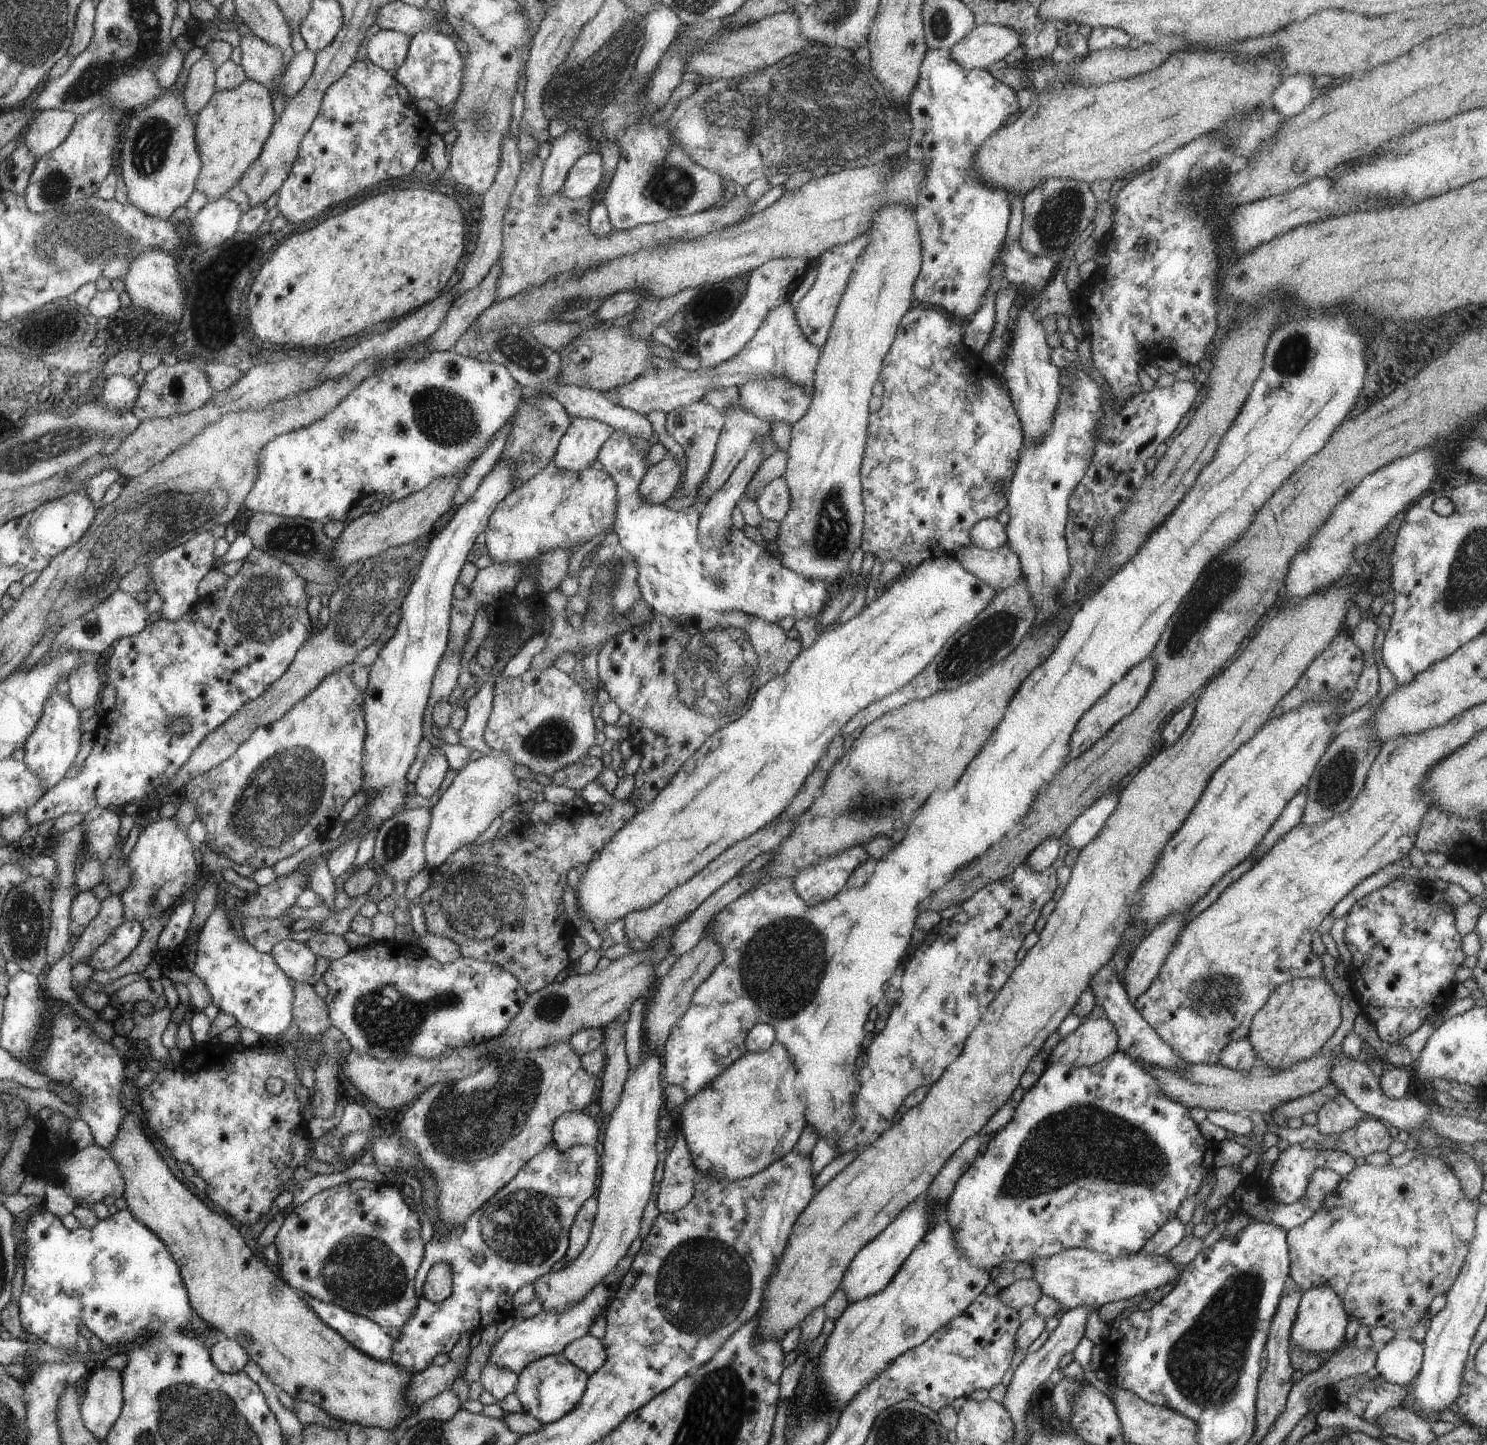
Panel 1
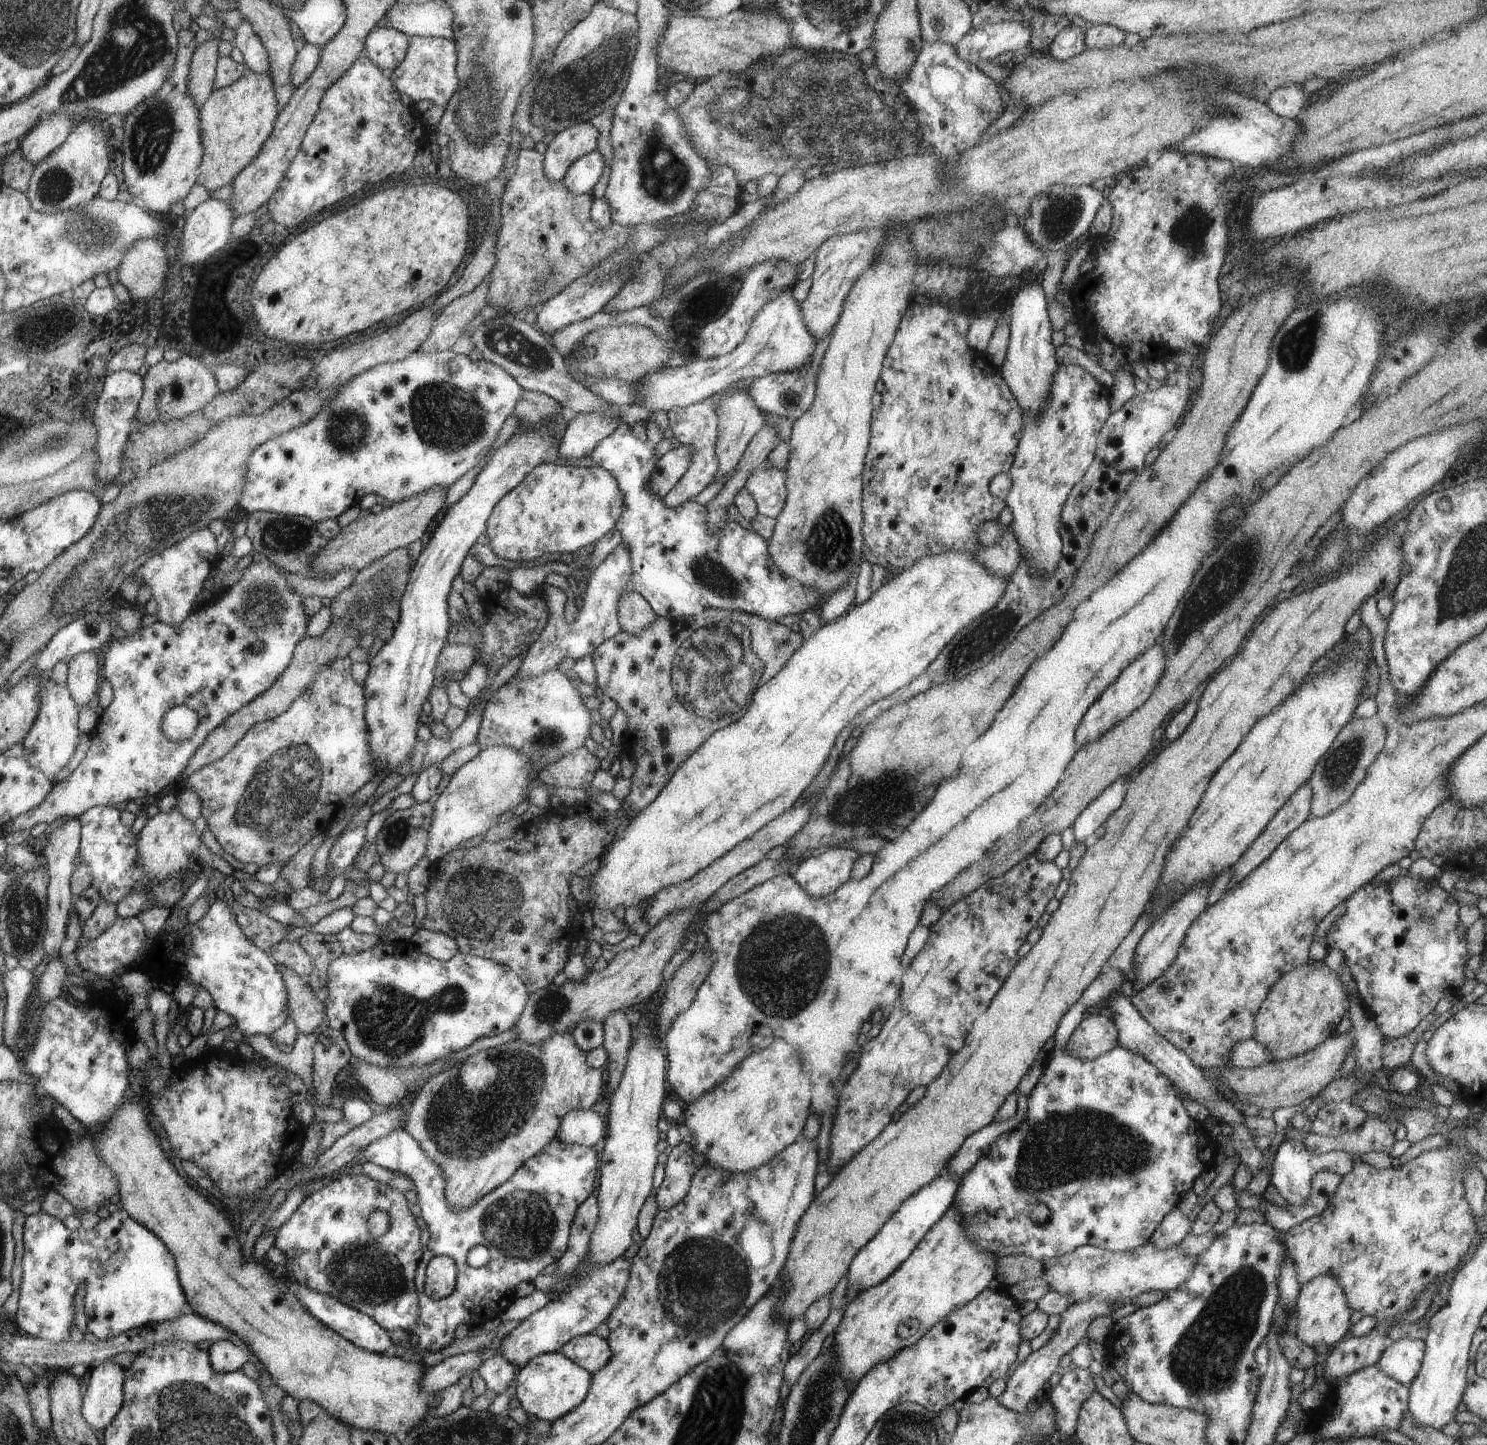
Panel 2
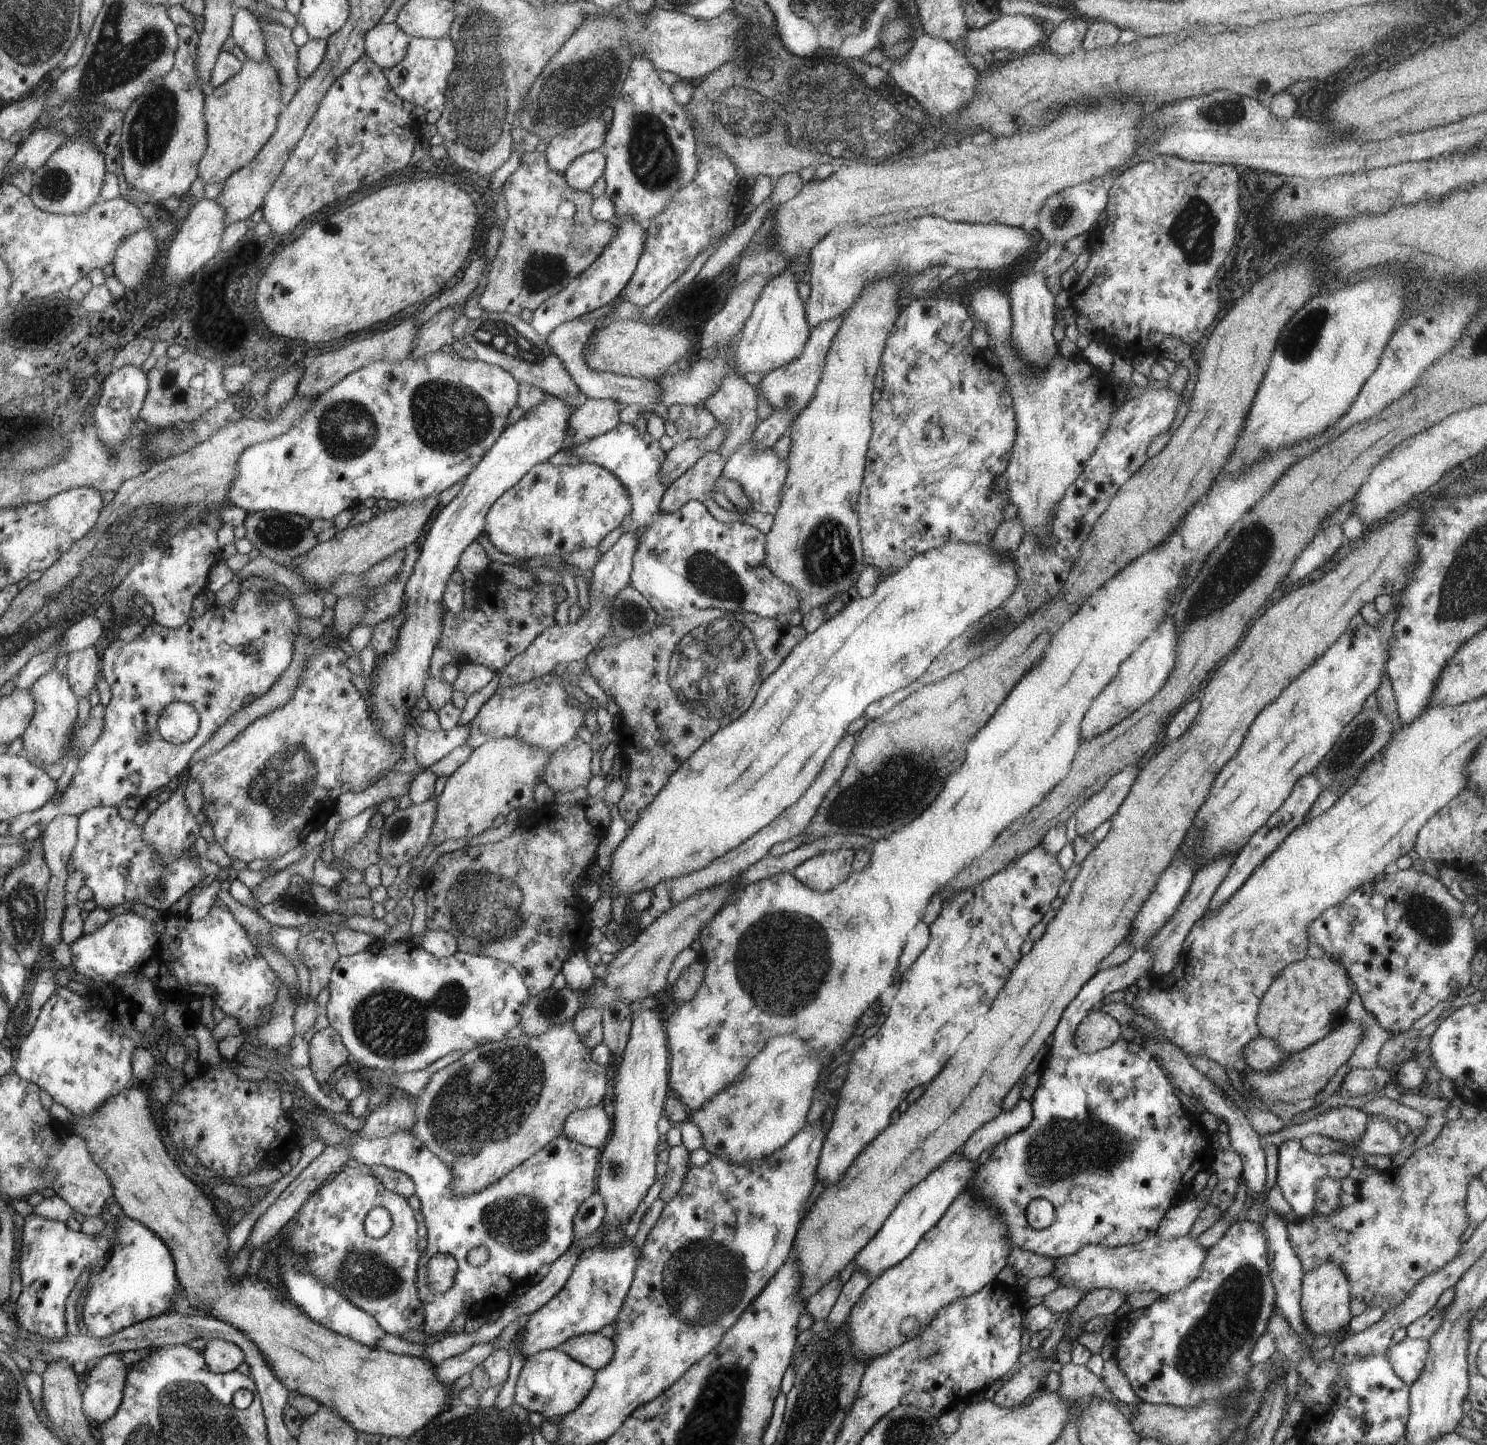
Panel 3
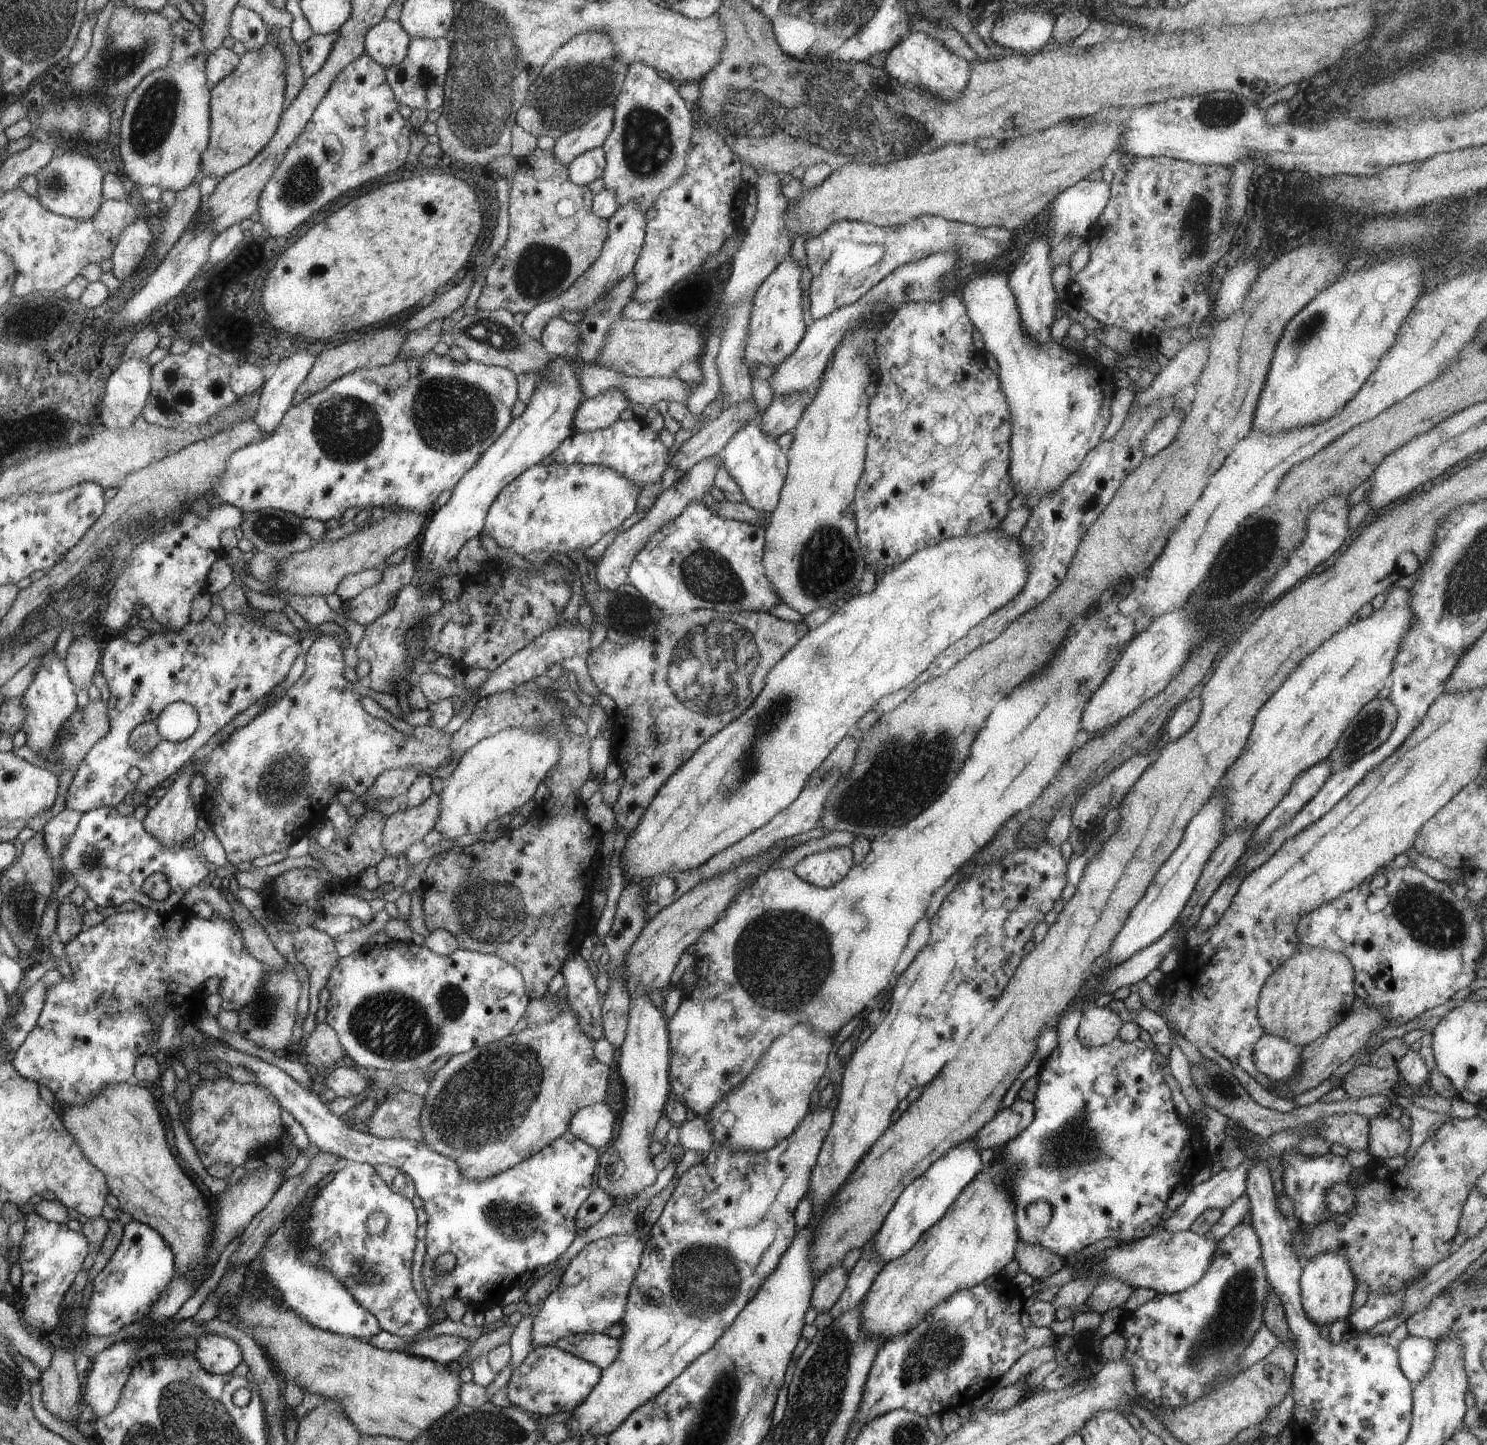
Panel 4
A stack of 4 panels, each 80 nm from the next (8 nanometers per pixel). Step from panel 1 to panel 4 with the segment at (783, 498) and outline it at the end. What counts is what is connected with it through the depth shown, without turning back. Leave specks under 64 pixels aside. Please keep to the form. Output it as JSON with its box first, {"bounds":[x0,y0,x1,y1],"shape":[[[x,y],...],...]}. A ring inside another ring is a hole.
{"bounds":[720,421,789,514],"shape":[[[760,421],[746,423],[724,447],[720,454],[723,466],[743,492],[745,502],[754,510],[772,514],[780,504],[781,490],[788,476],[789,458],[772,438],[761,429]]]}

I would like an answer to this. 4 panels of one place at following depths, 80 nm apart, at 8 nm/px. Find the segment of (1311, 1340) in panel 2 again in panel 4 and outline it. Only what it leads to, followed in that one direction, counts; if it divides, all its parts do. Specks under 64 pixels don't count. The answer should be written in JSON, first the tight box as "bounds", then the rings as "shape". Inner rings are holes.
{"bounds":[1299,1252,1357,1327],"shape":[[[1330,1252],[1315,1255],[1303,1265],[1299,1283],[1303,1309],[1316,1326],[1330,1327],[1337,1320],[1344,1322],[1352,1314],[1352,1295],[1357,1282],[1350,1270],[1350,1263],[1342,1255]]]}

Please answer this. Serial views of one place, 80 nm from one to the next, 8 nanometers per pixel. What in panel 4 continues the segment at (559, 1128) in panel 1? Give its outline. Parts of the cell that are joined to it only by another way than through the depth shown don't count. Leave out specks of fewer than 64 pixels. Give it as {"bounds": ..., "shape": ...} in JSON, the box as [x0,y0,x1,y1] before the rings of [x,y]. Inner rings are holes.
{"bounds":[568,1103,616,1148],"shape":[[[606,1103],[588,1105],[578,1110],[569,1122],[568,1132],[590,1146],[604,1148],[614,1138],[616,1116]]]}

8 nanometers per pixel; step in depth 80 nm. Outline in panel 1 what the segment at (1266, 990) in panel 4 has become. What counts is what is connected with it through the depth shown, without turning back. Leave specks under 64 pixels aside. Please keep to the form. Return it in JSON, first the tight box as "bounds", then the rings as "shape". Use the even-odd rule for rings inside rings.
{"bounds":[1248,979,1341,1070],"shape":[[[1292,979],[1281,984],[1266,1001],[1260,1010],[1253,1016],[1248,1040],[1260,1064],[1276,1070],[1284,1070],[1294,1063],[1301,1063],[1306,1059],[1311,1059],[1326,1044],[1326,1041],[1336,1032],[1340,1021],[1340,1001],[1341,997],[1336,994],[1332,984],[1322,979]]]}

